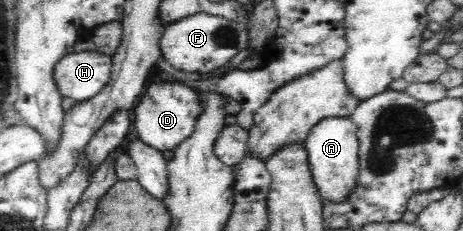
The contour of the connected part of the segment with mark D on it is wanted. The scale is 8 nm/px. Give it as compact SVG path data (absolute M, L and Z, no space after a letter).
M177 79L154 82L145 88L135 107L135 131L143 143L159 150L174 150L195 129L199 115L203 113L201 91Z

